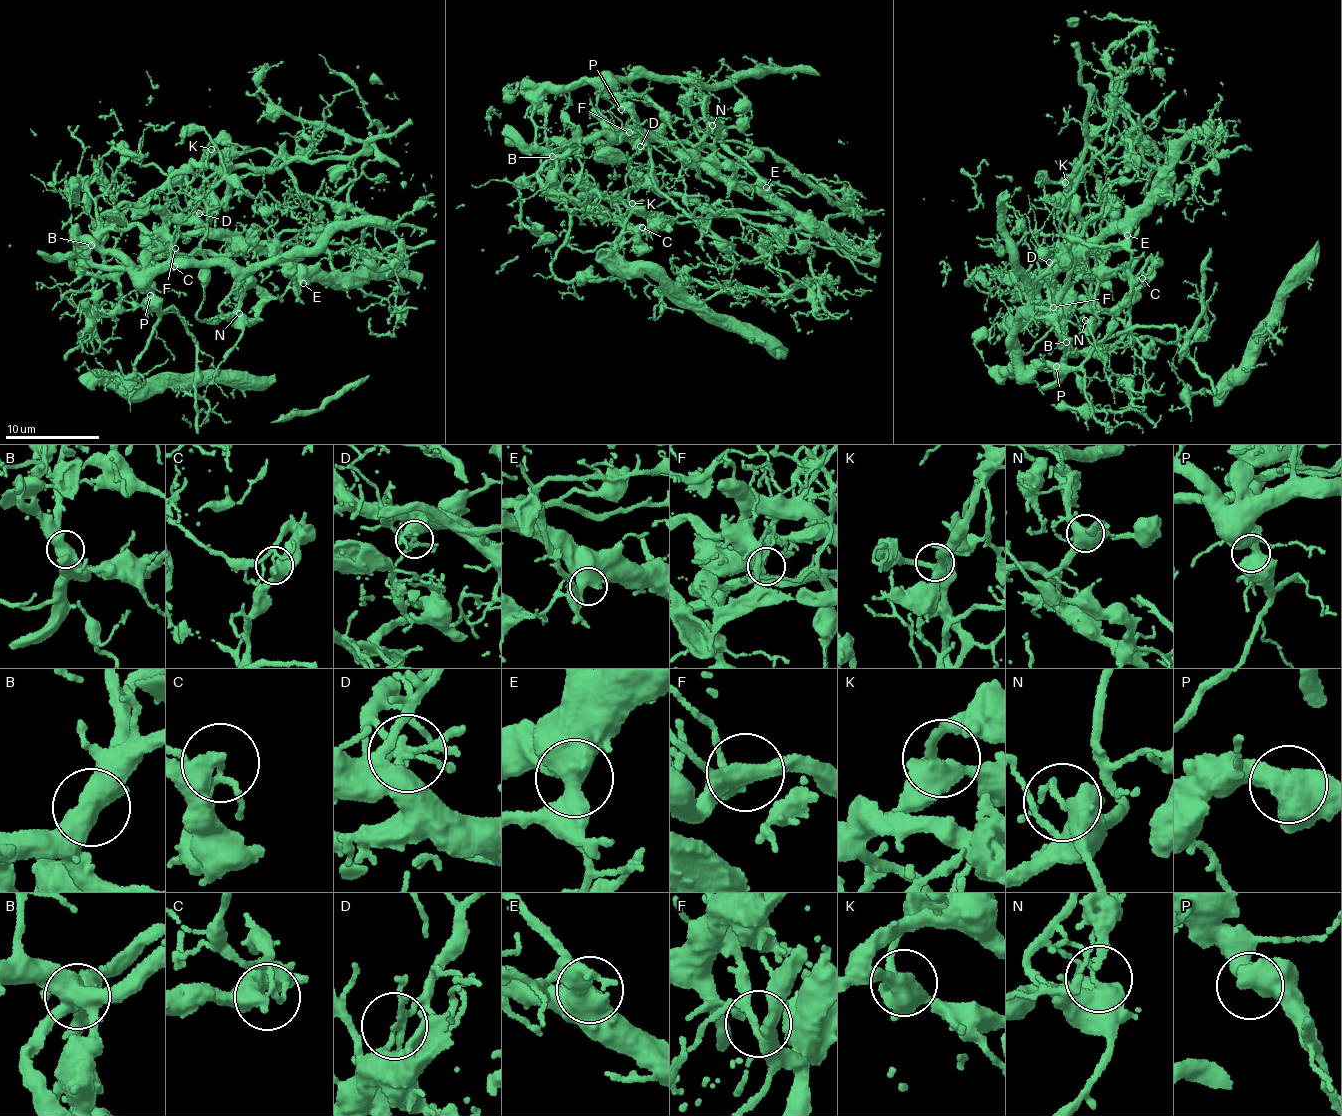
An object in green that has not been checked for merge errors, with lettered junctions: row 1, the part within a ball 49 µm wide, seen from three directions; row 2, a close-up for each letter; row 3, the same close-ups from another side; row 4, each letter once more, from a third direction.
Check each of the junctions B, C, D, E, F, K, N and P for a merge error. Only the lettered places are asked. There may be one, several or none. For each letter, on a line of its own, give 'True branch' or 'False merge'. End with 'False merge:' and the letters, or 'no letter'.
B: False merge
C: False merge
D: False merge
E: True branch
F: True branch
K: True branch
N: True branch
P: True branch
False merge: B, C, D

